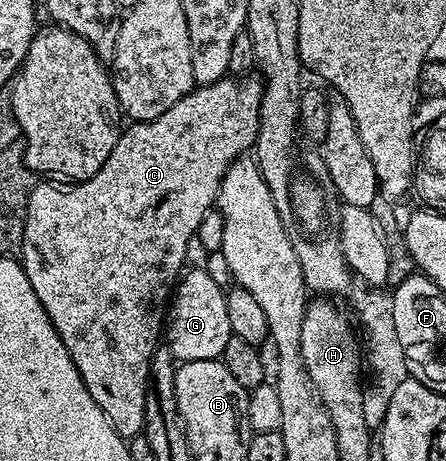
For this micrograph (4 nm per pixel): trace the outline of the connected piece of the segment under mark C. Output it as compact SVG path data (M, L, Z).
M225 77L207 85L193 86L192 92L186 97L182 97L182 101L178 101L178 105L166 109L166 113L162 113L162 117L136 121L128 125L132 127L125 126L120 132L114 149L110 149L110 157L106 157L102 169L98 169L98 173L94 173L94 177L73 182L71 185L65 186L68 187L65 191L59 191L56 187L47 187L44 184L47 182L40 181L33 186L28 198L26 225L18 248L18 258L23 263L26 277L30 277L30 285L34 285L34 293L38 293L38 301L42 301L44 311L50 317L58 337L62 337L62 345L66 345L90 397L94 397L94 401L98 401L98 409L102 409L102 413L106 413L110 425L114 425L120 438L125 441L132 440L135 435L141 434L144 430L148 375L152 372L152 358L162 339L162 328L166 323L166 304L186 267L184 261L186 245L199 232L196 230L203 225L208 210L210 212L213 210L216 194L226 169L235 159L251 152L258 137L264 85L259 78L252 78Z

